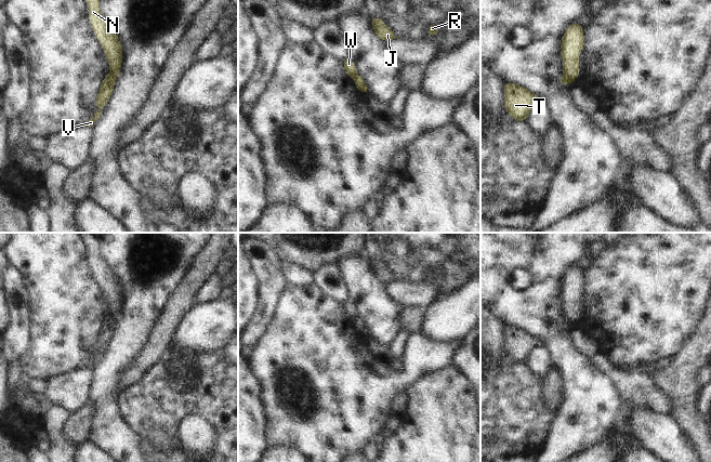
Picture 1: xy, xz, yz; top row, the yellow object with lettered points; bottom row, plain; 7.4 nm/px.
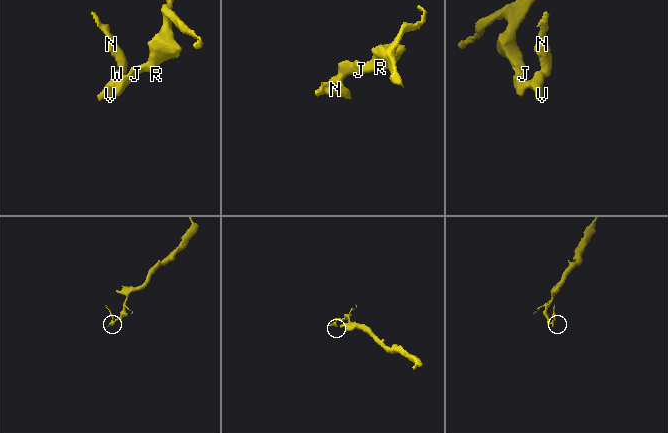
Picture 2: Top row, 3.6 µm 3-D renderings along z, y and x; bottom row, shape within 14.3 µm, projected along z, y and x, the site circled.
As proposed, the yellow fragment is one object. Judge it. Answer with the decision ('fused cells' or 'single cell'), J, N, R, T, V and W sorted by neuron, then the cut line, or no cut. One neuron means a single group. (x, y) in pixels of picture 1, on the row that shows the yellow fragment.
fused cells; groups J R T V W / N; cut xy (110, 73), (115, 79)

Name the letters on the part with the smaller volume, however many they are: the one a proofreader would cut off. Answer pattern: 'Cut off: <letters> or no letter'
Cut off: N

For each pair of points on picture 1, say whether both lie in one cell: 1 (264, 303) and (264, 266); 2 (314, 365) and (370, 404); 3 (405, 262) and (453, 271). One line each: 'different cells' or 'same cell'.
1: same cell
2: same cell
3: same cell

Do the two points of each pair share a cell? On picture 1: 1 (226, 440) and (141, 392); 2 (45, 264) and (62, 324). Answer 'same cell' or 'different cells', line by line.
1: same cell
2: same cell

